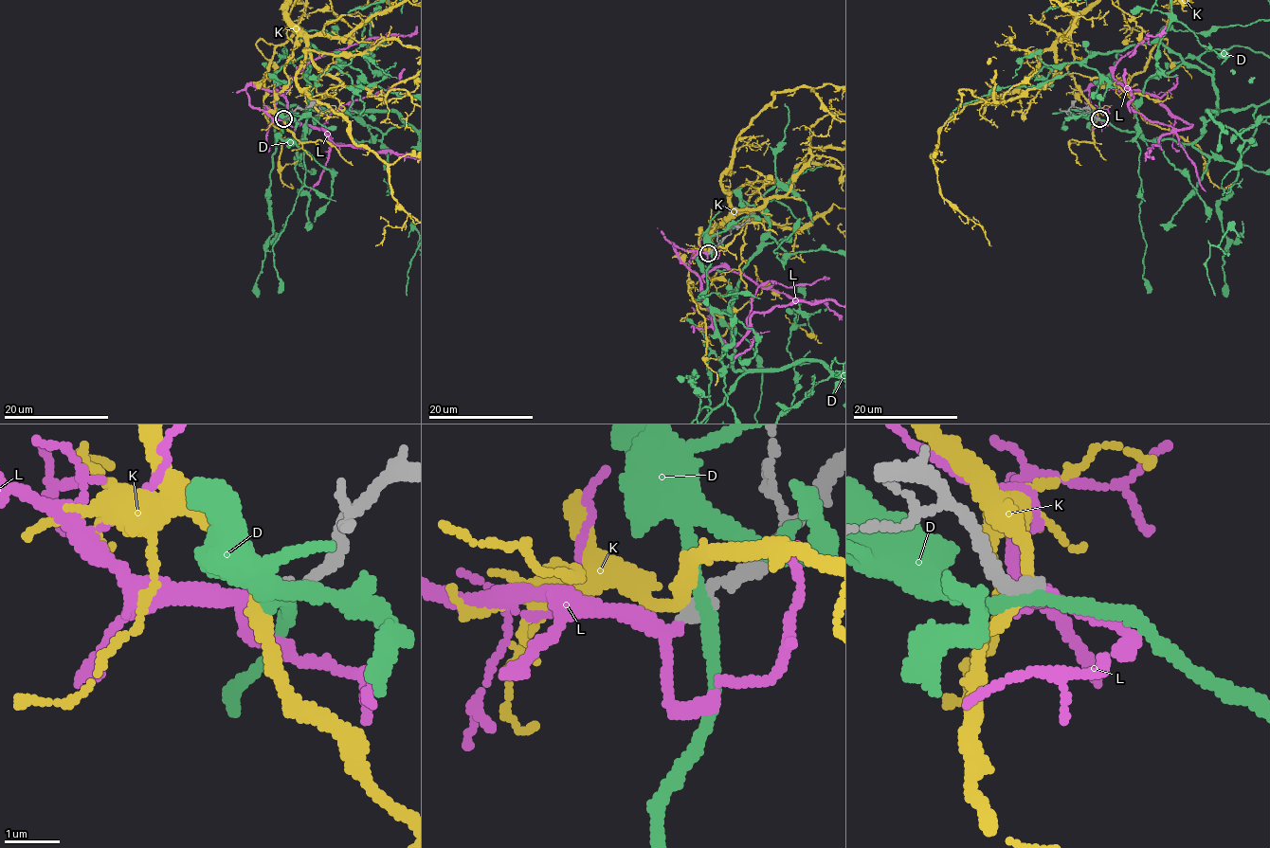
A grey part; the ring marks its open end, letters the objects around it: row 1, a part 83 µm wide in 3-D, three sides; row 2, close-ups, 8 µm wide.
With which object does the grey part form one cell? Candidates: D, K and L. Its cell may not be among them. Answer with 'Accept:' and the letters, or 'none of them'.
Accept: L

